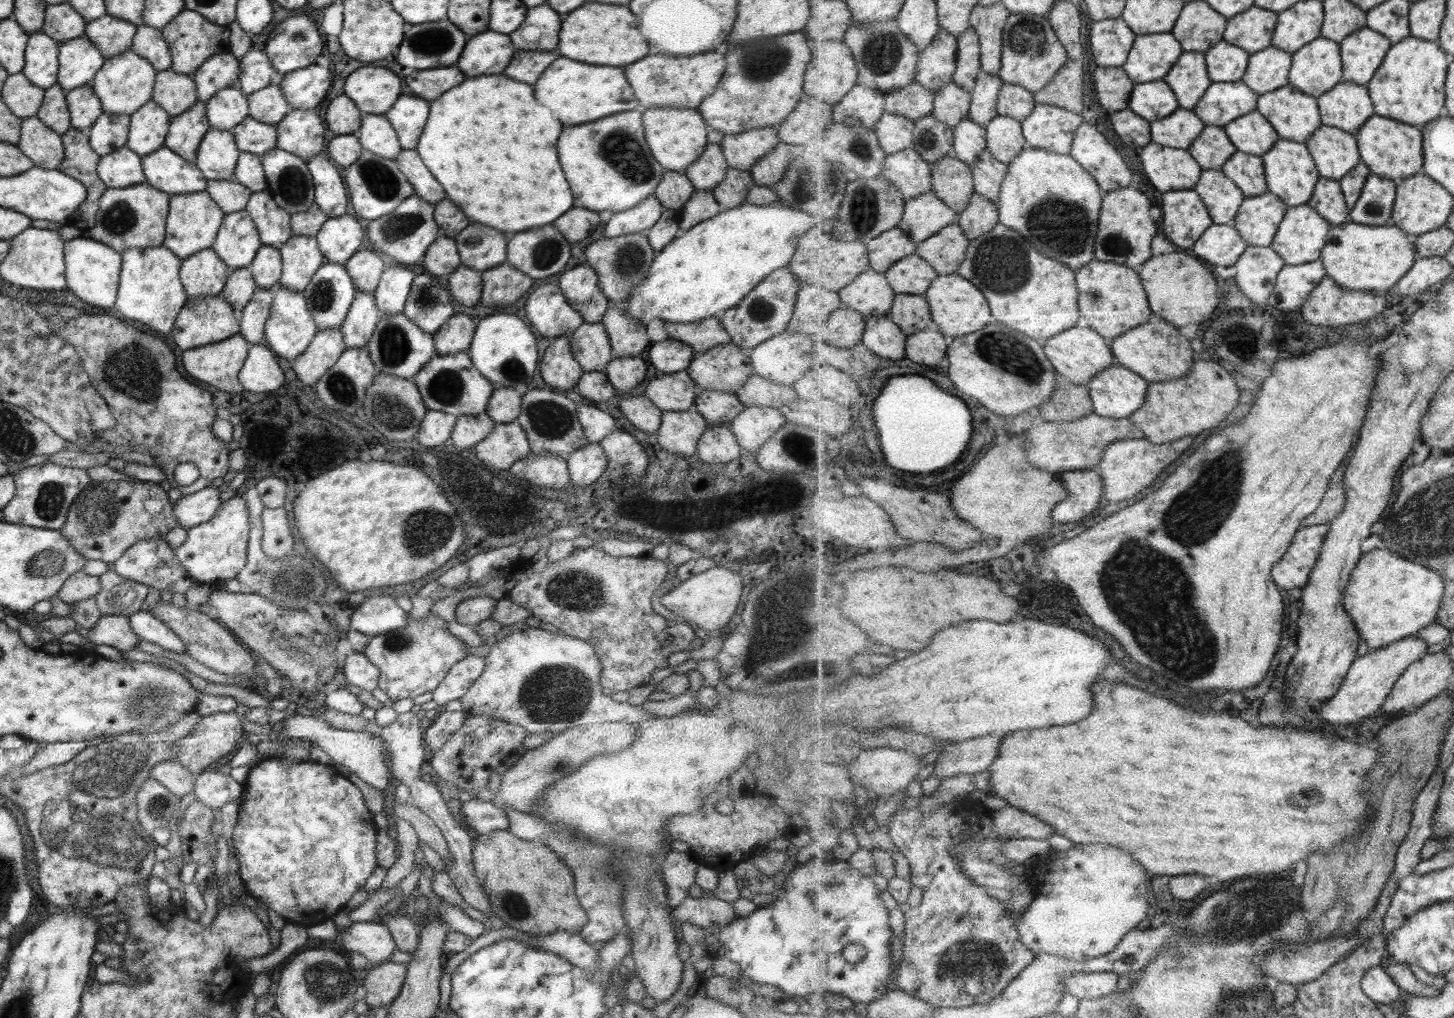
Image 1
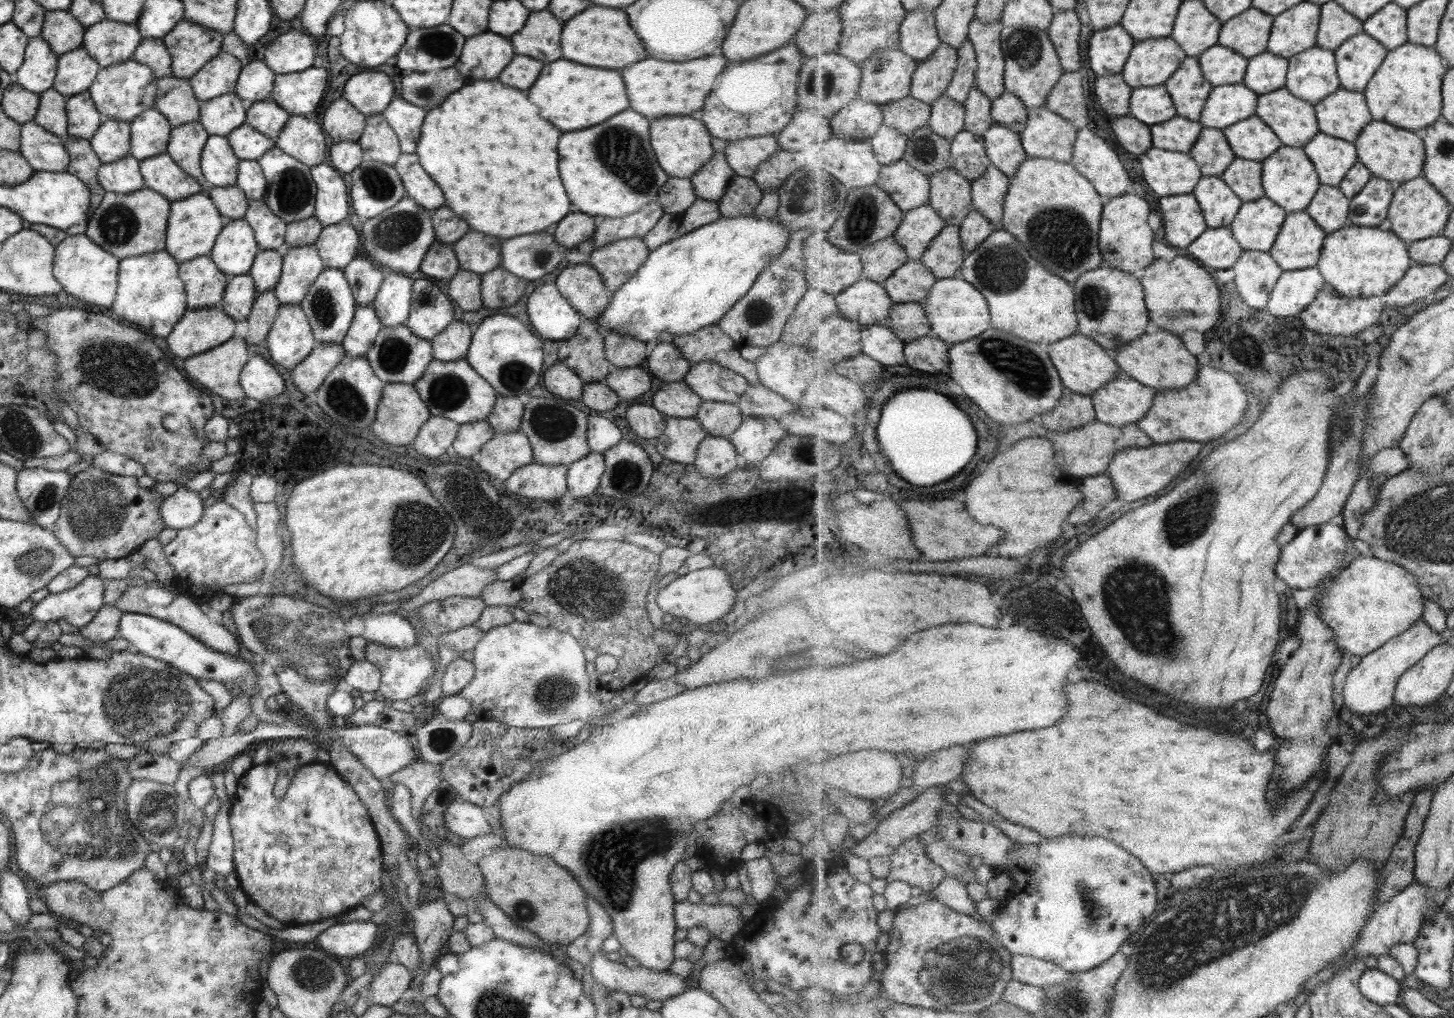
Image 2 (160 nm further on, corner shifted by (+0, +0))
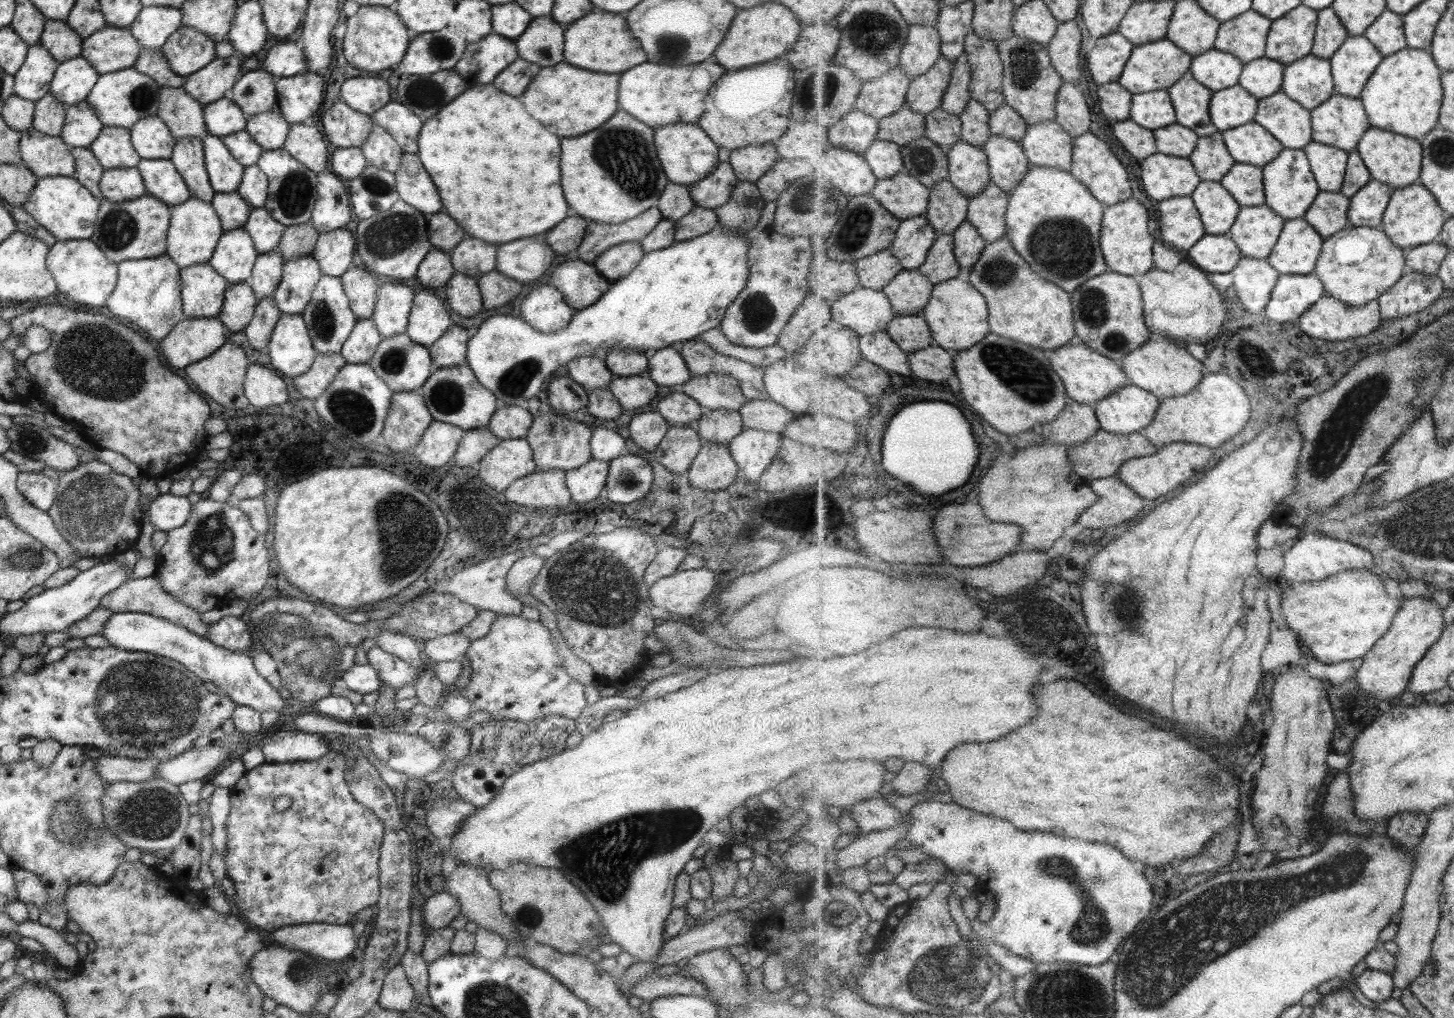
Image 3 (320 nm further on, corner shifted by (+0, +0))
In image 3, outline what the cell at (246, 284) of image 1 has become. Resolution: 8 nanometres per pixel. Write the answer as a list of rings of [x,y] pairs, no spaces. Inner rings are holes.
[[[248,282],[229,284],[216,318],[227,333],[241,332],[251,320],[257,301]]]

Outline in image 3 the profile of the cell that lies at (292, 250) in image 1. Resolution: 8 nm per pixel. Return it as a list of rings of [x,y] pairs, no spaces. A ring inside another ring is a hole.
[[[310,255],[285,260],[280,283],[272,294],[280,314],[301,314],[322,272]]]

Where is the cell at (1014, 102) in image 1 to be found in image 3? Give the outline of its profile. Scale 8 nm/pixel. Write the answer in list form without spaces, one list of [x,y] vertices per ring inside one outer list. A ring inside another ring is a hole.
[[[1002,104],[990,114],[992,134],[1007,136],[1011,140],[1022,141],[1028,131],[1028,121],[1011,104]]]

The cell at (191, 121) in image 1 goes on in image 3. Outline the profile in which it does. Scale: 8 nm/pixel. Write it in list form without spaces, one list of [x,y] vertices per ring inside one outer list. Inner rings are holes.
[[[200,138],[175,140],[169,159],[185,181],[190,196],[210,203],[216,192],[208,181]]]

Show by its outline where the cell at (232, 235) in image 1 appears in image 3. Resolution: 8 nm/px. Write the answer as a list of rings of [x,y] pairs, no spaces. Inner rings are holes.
[[[234,229],[221,234],[207,263],[228,284],[237,284],[249,281],[257,255],[245,230]]]

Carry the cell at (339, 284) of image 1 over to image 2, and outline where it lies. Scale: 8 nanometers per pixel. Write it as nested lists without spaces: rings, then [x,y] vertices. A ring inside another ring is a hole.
[[[324,268],[323,272],[319,273],[319,276],[310,284],[299,305],[309,323],[316,345],[340,344],[350,327],[357,307],[344,274],[335,268]]]

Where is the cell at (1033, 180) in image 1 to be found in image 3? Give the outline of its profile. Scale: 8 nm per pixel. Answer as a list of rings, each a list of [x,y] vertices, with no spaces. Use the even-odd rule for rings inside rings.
[[[1031,165],[1025,178],[1010,194],[1005,237],[1037,274],[1073,293],[1087,280],[1108,271],[1100,245],[1106,207],[1072,172]]]

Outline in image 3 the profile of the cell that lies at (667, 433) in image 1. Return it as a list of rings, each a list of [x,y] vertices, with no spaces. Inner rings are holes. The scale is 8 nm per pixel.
[[[669,425],[653,458],[668,472],[686,474],[701,446],[703,442],[693,425]]]

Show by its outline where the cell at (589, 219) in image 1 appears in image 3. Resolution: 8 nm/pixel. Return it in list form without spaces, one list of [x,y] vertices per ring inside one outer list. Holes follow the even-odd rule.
[[[569,216],[547,232],[545,242],[555,255],[573,256],[573,251],[582,241],[583,234],[585,234],[585,220],[579,216]]]

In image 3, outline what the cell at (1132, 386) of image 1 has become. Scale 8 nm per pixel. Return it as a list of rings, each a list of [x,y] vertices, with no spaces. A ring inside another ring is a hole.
[[[1127,385],[1095,404],[1102,429],[1129,435],[1142,433],[1156,418],[1161,399],[1139,386]]]

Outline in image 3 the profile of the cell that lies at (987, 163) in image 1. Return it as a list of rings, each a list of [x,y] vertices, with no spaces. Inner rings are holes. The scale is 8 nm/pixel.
[[[992,180],[979,196],[970,199],[967,219],[977,226],[977,231],[987,242],[997,242],[1006,236],[1008,232],[1006,212],[1008,211],[1009,201],[1010,194],[1005,192],[999,184],[995,184]]]

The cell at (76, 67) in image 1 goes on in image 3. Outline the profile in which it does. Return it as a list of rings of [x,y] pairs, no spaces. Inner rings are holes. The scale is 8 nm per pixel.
[[[80,56],[58,63],[49,84],[49,94],[64,106],[85,100],[95,85],[98,74]]]

